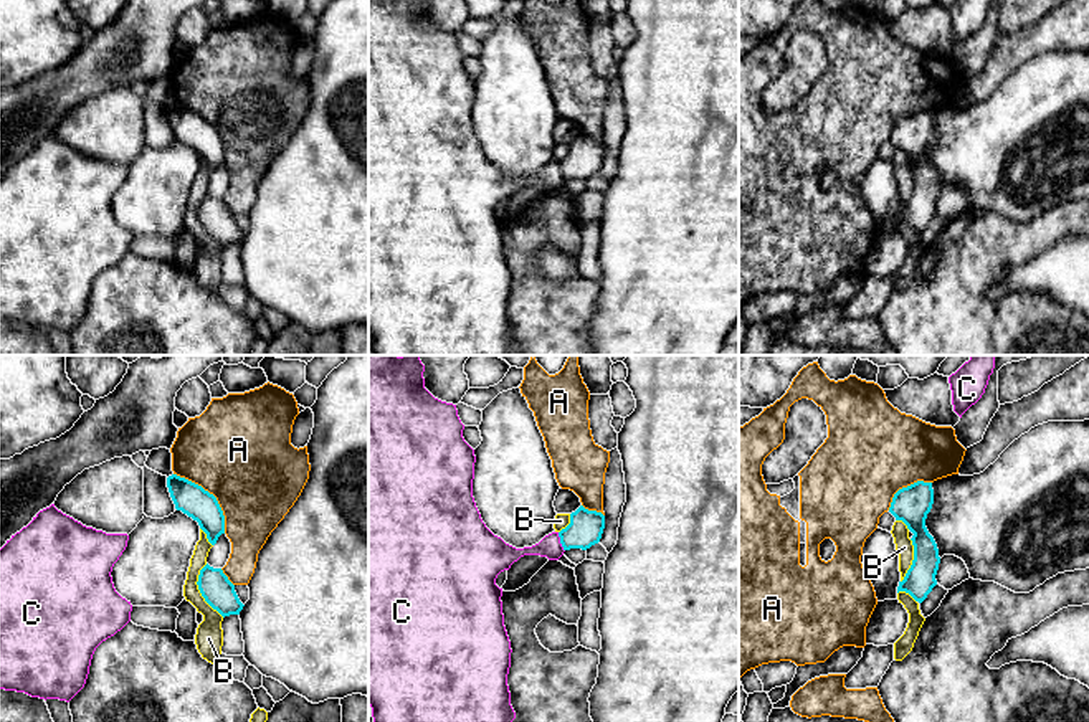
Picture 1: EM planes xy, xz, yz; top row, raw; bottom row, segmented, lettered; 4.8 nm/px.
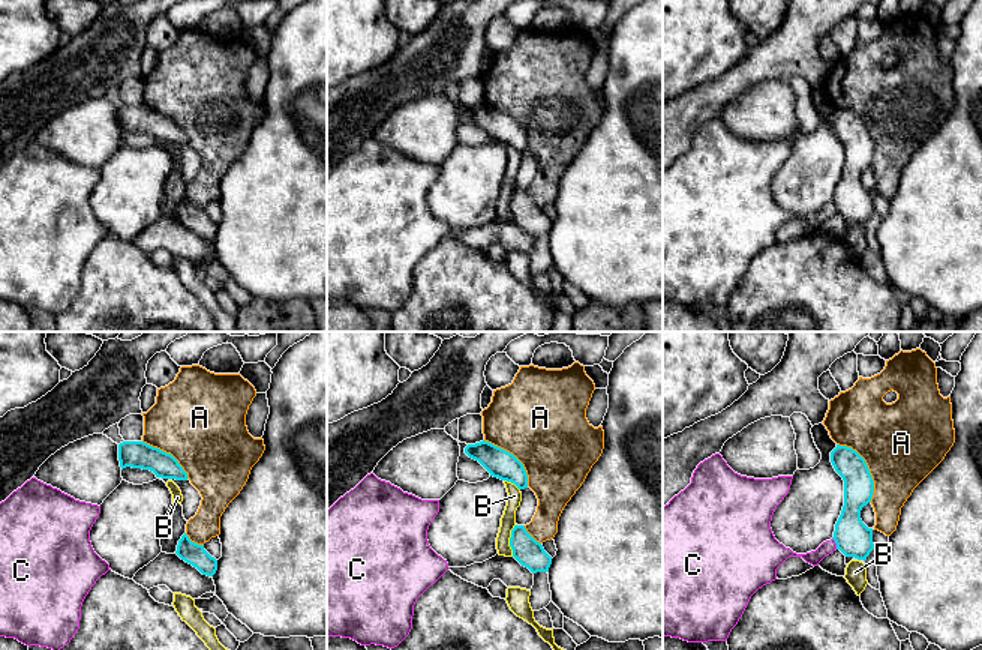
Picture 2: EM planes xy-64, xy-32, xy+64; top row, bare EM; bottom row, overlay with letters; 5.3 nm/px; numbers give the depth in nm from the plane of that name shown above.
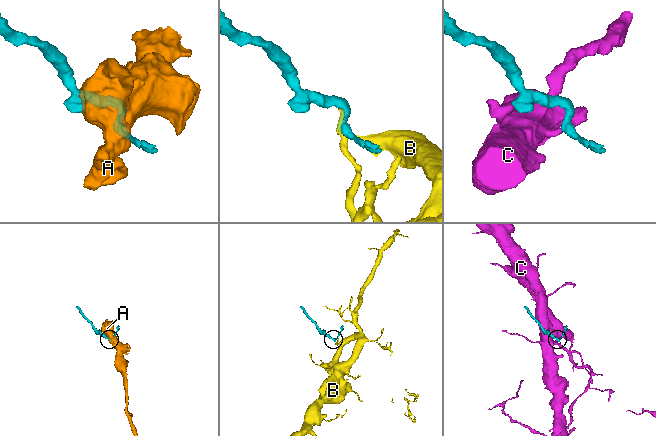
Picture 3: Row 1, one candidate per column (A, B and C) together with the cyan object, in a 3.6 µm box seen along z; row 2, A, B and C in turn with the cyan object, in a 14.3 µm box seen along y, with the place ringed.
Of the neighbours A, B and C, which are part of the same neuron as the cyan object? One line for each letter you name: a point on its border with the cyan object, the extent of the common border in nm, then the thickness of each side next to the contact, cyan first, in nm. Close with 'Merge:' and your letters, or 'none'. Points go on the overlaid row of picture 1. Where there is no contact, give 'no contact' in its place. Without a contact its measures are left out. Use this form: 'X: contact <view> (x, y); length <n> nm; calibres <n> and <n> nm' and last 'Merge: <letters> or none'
Merge: none

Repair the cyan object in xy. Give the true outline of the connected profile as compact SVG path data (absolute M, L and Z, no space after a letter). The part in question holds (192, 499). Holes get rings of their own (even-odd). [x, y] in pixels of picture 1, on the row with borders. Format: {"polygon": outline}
{"polygon": "M177 474L167 477L167 487L175 509L197 520L208 542L215 545L218 537L225 534L225 515L216 497Z"}

